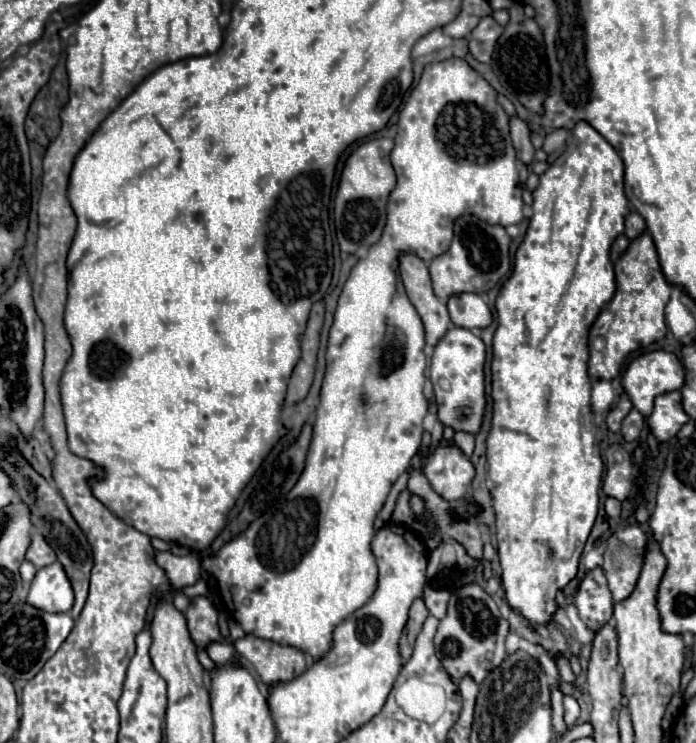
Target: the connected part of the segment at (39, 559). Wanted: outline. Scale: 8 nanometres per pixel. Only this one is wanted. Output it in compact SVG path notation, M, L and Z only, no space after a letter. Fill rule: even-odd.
M32 532L30 538L32 538L32 544L30 544L28 552L26 552L28 562L32 562L36 568L44 568L44 566L56 562L56 554L52 552L48 542L38 532Z

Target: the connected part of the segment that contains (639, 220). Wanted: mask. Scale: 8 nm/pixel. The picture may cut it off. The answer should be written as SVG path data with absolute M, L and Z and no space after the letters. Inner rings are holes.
M630 212L628 216L626 216L626 230L624 230L624 234L630 238L630 240L636 240L640 234L644 234L646 232L646 222L644 222L644 218L640 216L640 214L636 214L636 212Z

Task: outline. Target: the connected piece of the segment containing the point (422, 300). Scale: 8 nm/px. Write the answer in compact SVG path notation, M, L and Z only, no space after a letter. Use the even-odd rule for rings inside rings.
M404 254L400 258L400 276L410 302L422 318L426 328L426 344L436 346L436 342L446 334L450 326L450 316L446 302L432 292L430 274L426 264L414 254Z

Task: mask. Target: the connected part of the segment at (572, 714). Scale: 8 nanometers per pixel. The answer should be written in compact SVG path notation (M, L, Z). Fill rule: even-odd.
M564 696L564 720L566 724L574 724L580 716L580 706L578 706L578 700L574 696Z

